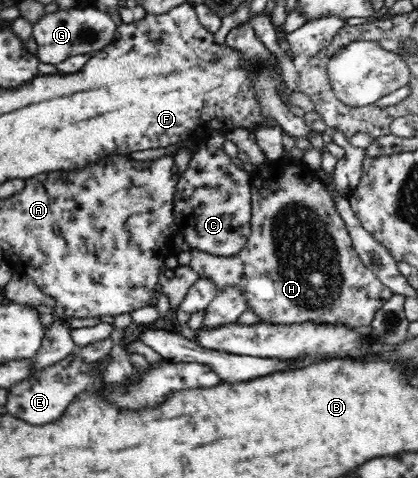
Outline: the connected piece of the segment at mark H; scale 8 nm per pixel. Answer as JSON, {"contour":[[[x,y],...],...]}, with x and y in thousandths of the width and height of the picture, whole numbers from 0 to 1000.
{"contour":[[[677,324],[667,333],[639,335],[629,358],[603,356],[603,485],[586,517],[577,521],[567,533],[548,538],[505,533],[457,519],[452,521],[457,546],[450,556],[471,571],[476,582],[505,586],[505,590],[514,594],[519,613],[533,609],[538,603],[567,603],[577,607],[577,611],[586,615],[586,628],[591,628],[591,646],[603,646],[603,651],[620,661],[620,667],[624,667],[622,674],[634,678],[699,680],[744,672],[794,680],[825,680],[854,688],[883,688],[888,680],[892,680],[897,663],[902,663],[902,653],[909,653],[919,634],[943,613],[931,600],[904,586],[902,575],[897,575],[892,567],[883,565],[883,561],[864,548],[864,540],[859,540],[859,533],[844,519],[840,494],[825,475],[825,464],[821,464],[821,458],[801,439],[801,427],[792,410],[787,410],[787,404],[778,397],[778,389],[768,385],[763,370],[758,370],[758,366],[749,362],[749,356],[720,335],[722,331],[682,328],[682,324]]]}

